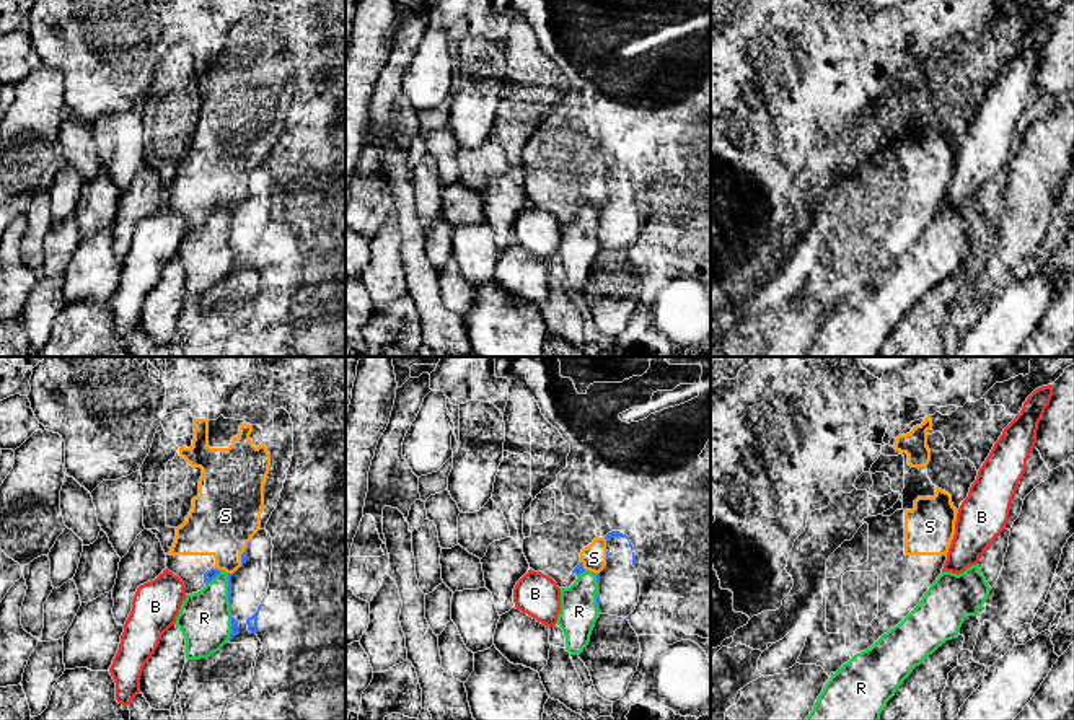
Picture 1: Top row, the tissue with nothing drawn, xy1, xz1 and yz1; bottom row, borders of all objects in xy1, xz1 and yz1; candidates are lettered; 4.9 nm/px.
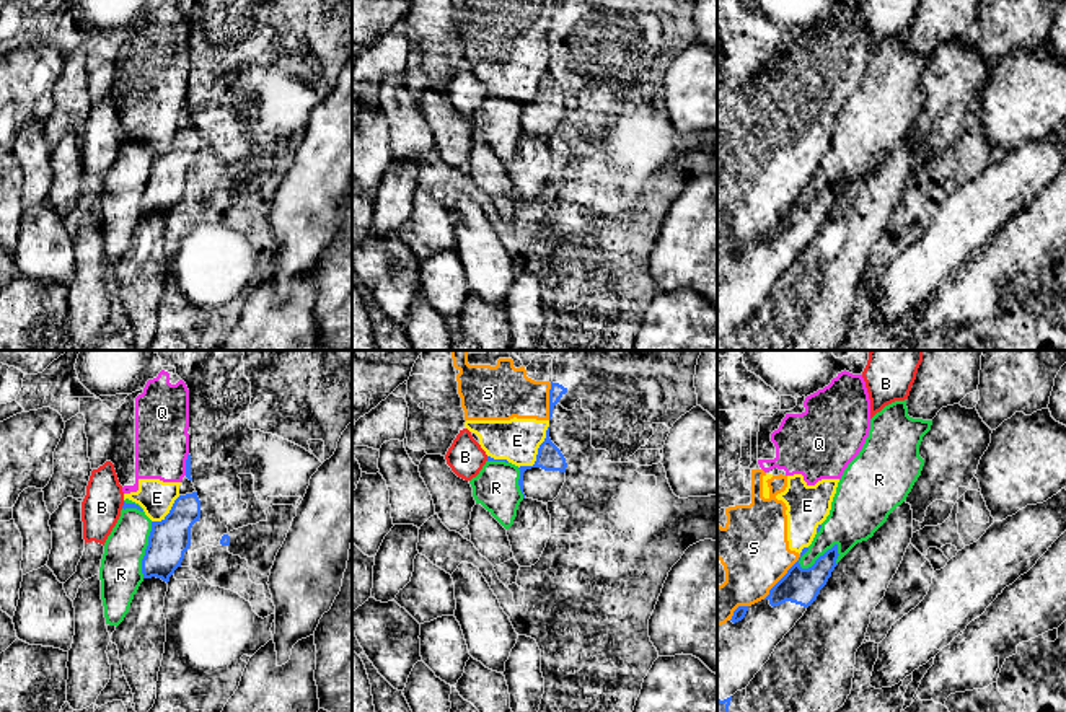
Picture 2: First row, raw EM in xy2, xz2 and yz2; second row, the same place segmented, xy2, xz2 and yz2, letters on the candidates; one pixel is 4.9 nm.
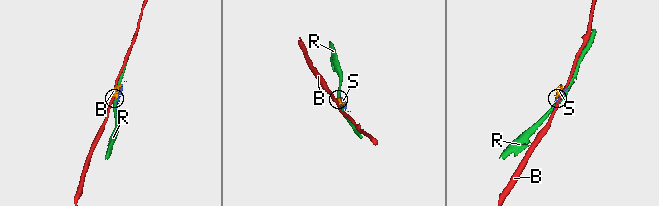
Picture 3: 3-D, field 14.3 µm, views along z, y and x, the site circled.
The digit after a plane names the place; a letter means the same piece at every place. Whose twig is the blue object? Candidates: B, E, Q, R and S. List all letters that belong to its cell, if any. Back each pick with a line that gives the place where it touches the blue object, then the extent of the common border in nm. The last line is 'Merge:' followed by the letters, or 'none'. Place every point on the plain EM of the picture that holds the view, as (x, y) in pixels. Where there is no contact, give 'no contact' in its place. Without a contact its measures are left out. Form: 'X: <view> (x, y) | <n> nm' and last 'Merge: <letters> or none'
Merge: none

